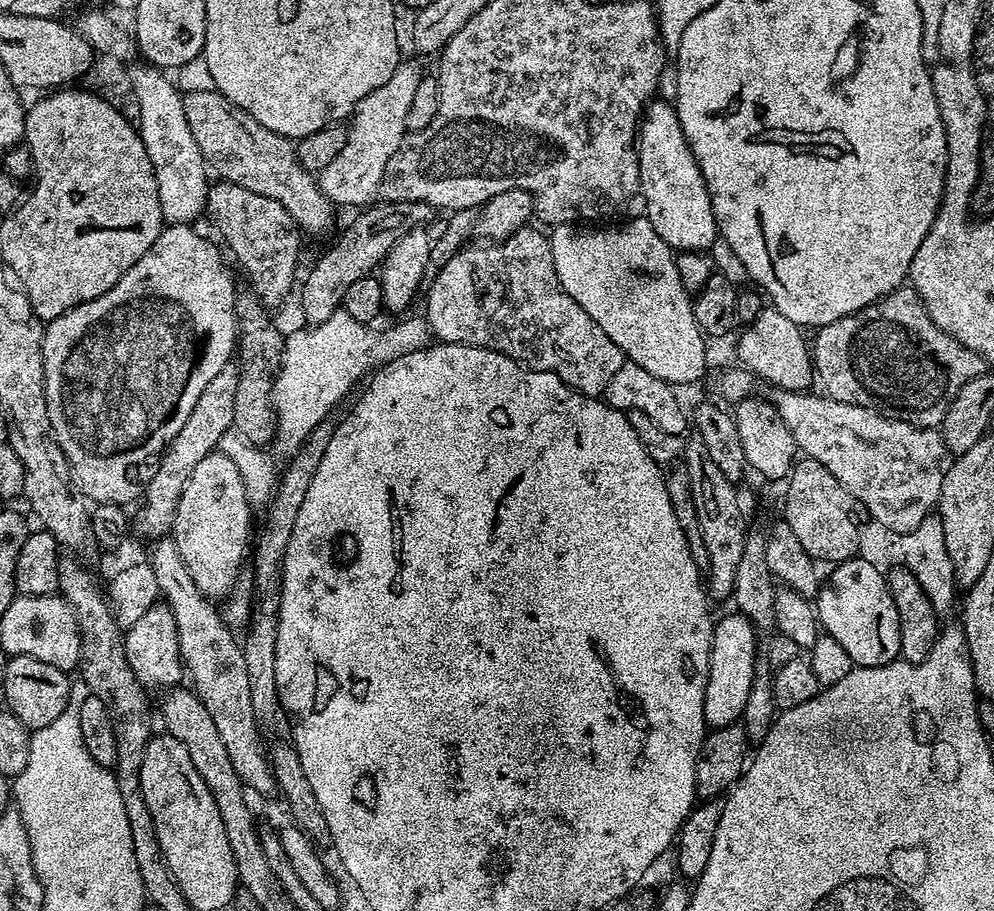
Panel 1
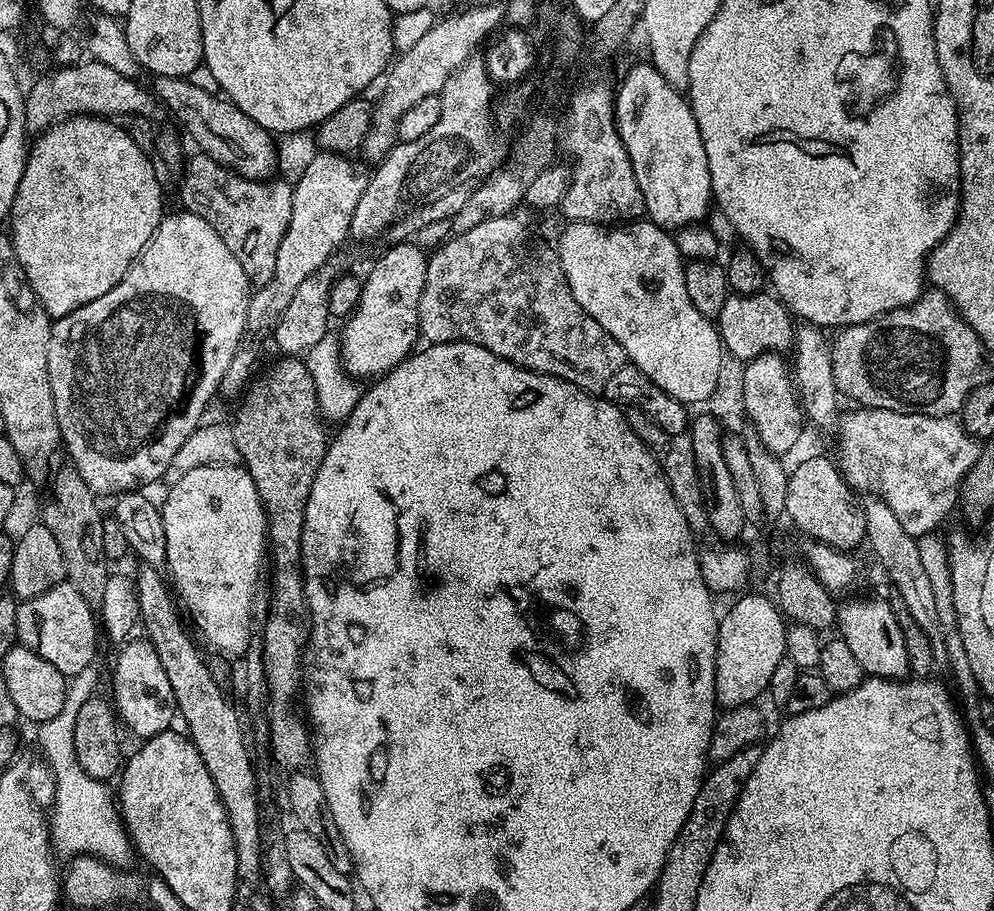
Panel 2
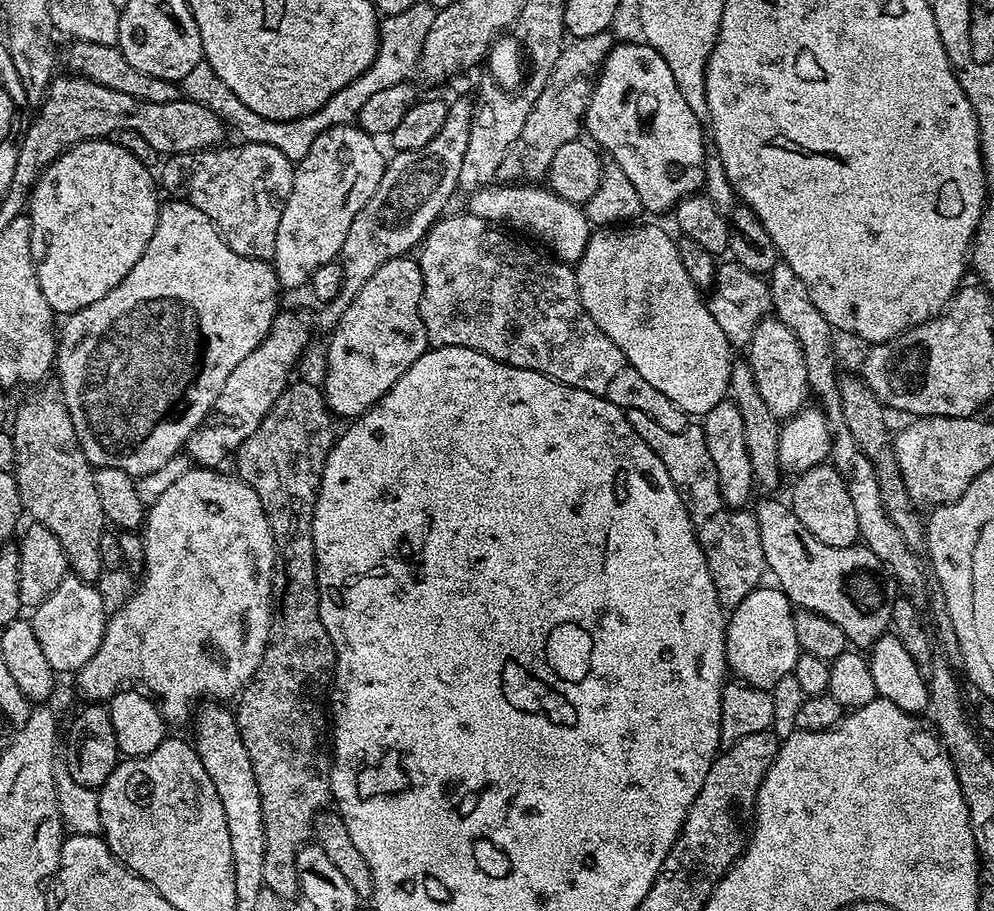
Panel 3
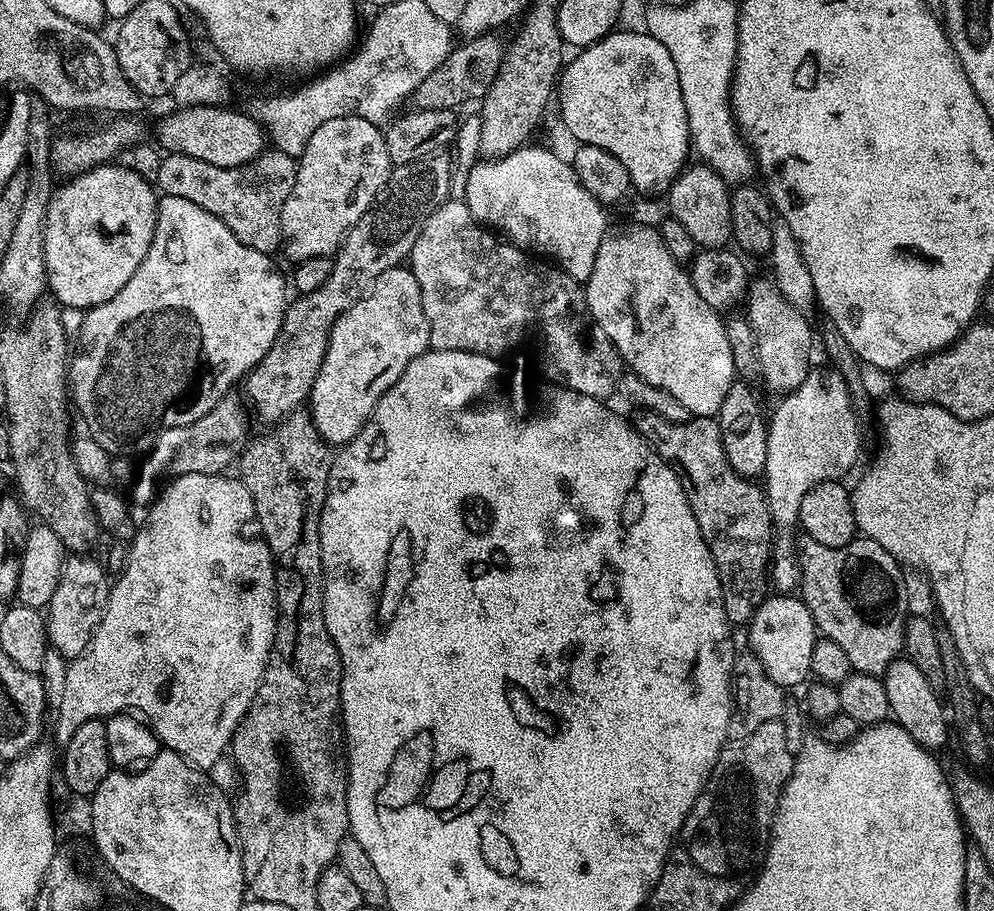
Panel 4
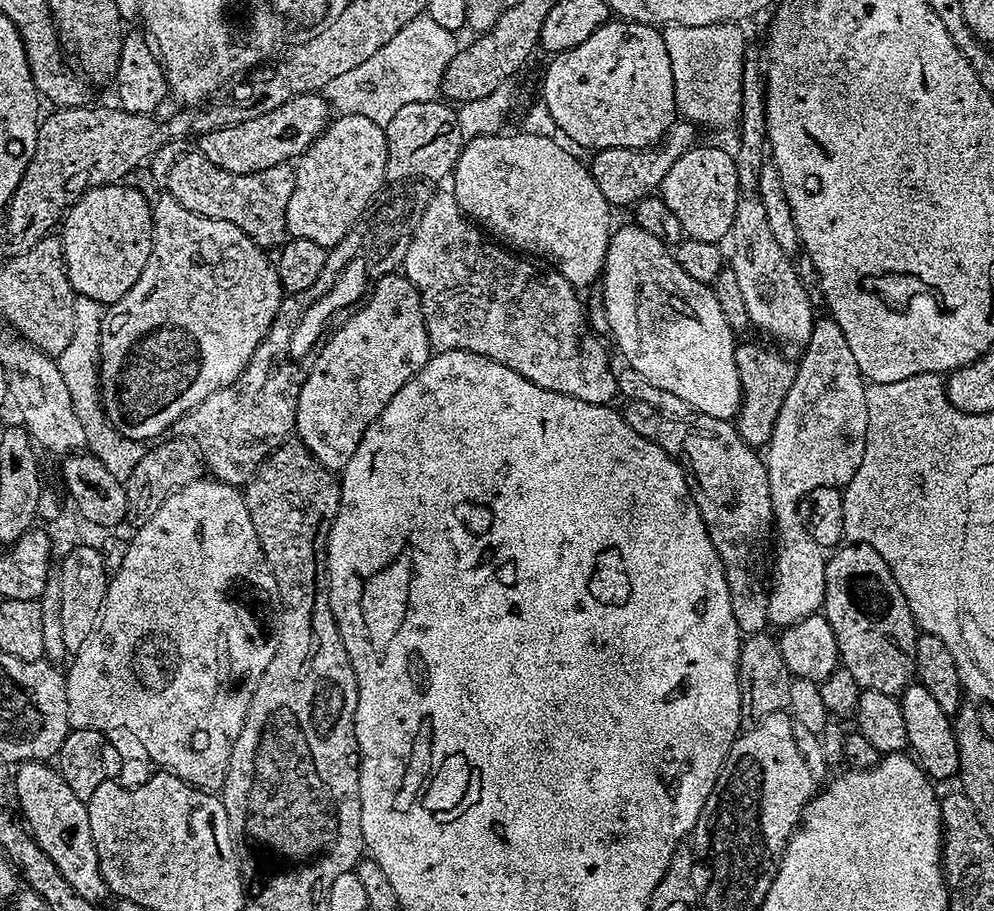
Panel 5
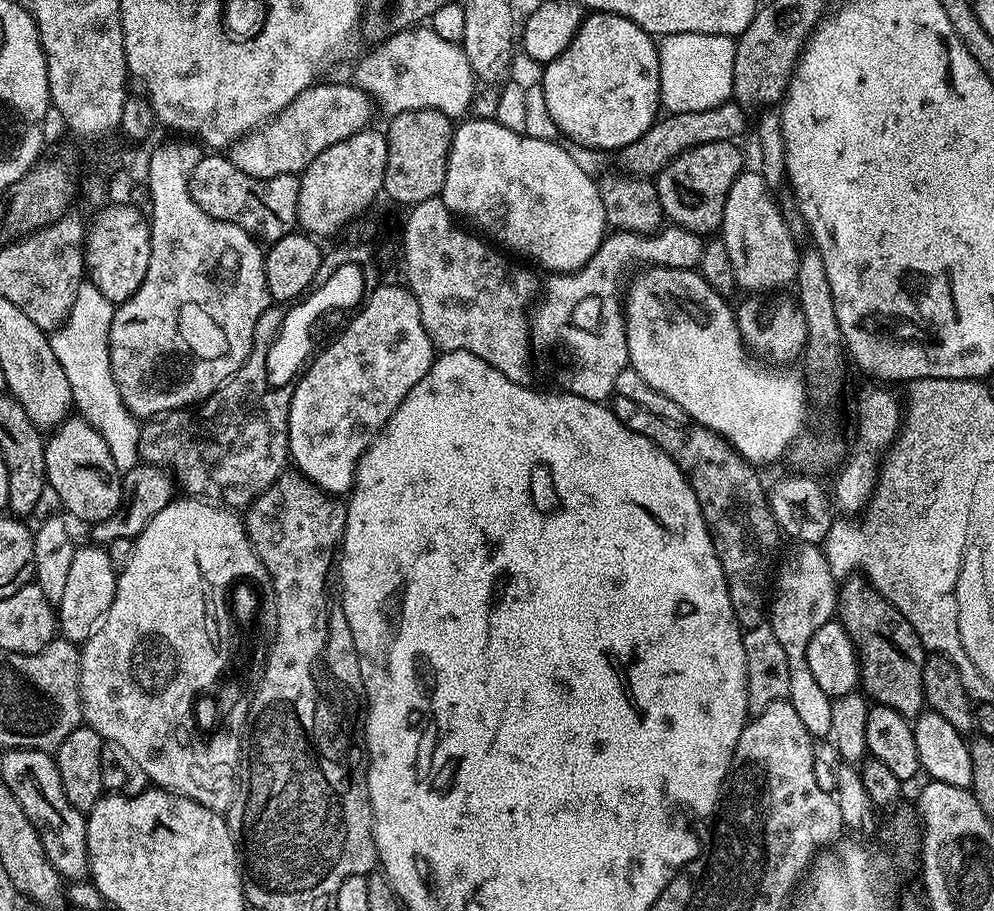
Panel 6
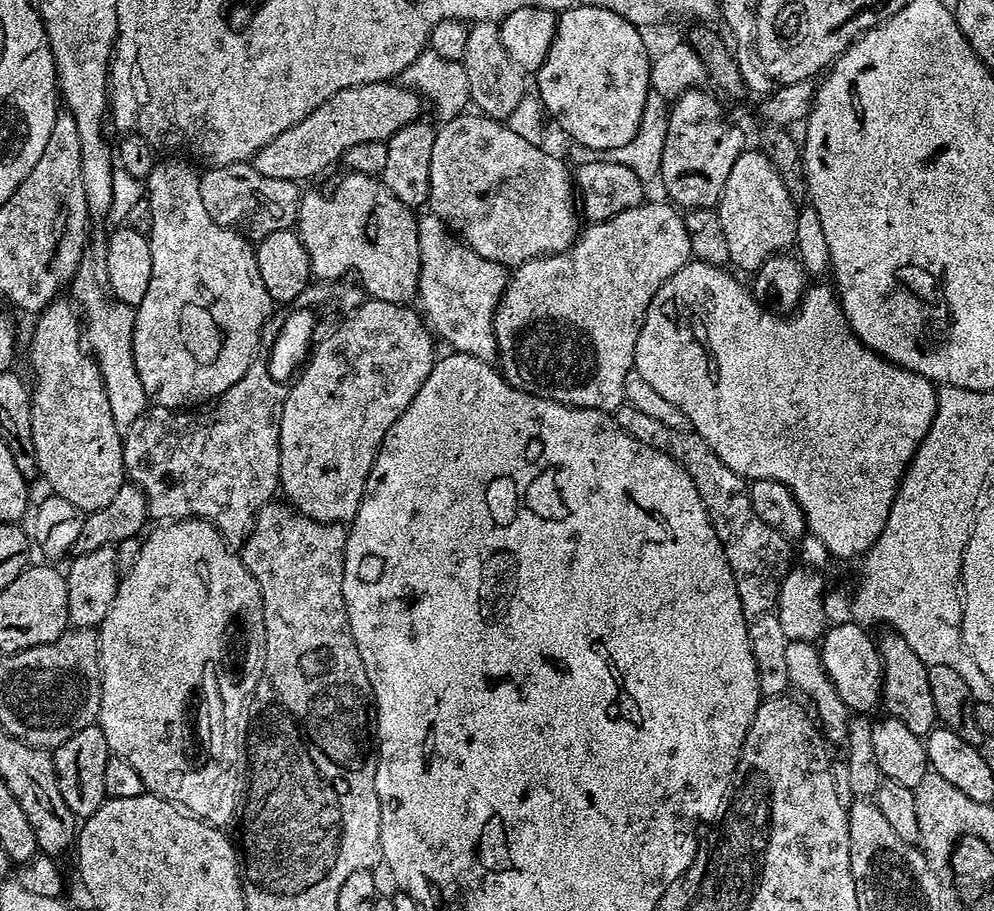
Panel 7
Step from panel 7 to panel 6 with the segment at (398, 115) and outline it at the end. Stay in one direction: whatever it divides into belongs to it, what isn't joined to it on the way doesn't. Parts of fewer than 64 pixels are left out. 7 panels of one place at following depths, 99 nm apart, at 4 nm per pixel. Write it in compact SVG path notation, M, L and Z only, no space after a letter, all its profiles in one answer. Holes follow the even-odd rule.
M355 83L311 84L302 94L290 102L277 114L275 120L260 125L252 132L238 137L227 149L226 155L242 174L250 174L250 178L278 178L279 176L295 176L303 172L322 150L330 150L334 142L342 142L354 134L365 131L372 120L374 103L371 97L358 88Z

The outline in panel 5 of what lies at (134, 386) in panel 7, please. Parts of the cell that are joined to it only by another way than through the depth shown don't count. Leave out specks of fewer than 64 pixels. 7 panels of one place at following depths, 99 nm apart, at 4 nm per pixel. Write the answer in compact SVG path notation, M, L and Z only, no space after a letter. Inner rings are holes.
M77 297L74 306L73 337L56 361L70 392L71 402L74 403L75 414L78 415L82 430L85 431L87 449L98 457L114 478L127 483L130 474L145 456L147 447L143 441L126 438L117 427L112 427L100 404L99 347L100 319L103 313L103 307L96 300Z

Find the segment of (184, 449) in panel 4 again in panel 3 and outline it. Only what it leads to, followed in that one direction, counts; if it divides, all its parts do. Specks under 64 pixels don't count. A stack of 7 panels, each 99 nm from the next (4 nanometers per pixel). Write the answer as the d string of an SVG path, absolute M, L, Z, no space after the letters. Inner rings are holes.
M277 311L268 336L254 350L250 350L250 354L246 354L246 358L242 358L234 370L230 370L230 378L226 378L222 394L218 394L215 409L198 425L194 434L190 434L186 452L193 465L219 469L220 463L227 456L229 459L235 454L242 442L246 442L246 438L250 438L250 434L260 428L262 418L266 418L274 402L284 393L290 380L288 375L299 362L307 344L307 318L300 312Z

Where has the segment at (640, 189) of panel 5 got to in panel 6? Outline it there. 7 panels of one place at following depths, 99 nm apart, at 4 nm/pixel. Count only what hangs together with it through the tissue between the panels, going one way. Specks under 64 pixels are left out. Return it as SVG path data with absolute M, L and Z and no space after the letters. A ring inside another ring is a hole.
M731 100L713 110L676 112L665 115L666 118L659 117L642 138L621 149L620 156L625 167L623 169L631 175L644 178L659 175L661 169L675 157L696 145L705 145L706 142L737 141L746 130L746 116L747 111Z

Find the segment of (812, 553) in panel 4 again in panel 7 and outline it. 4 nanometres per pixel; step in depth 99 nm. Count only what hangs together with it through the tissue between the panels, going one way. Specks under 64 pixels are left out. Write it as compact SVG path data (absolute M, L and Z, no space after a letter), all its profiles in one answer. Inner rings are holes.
M891 630L885 633L885 636L879 637L878 640L884 683L883 711L887 715L898 718L898 722L902 722L913 734L923 738L938 724L934 710L934 697L930 695L929 665L924 664L922 658L914 654L914 650L910 650L906 638Z

